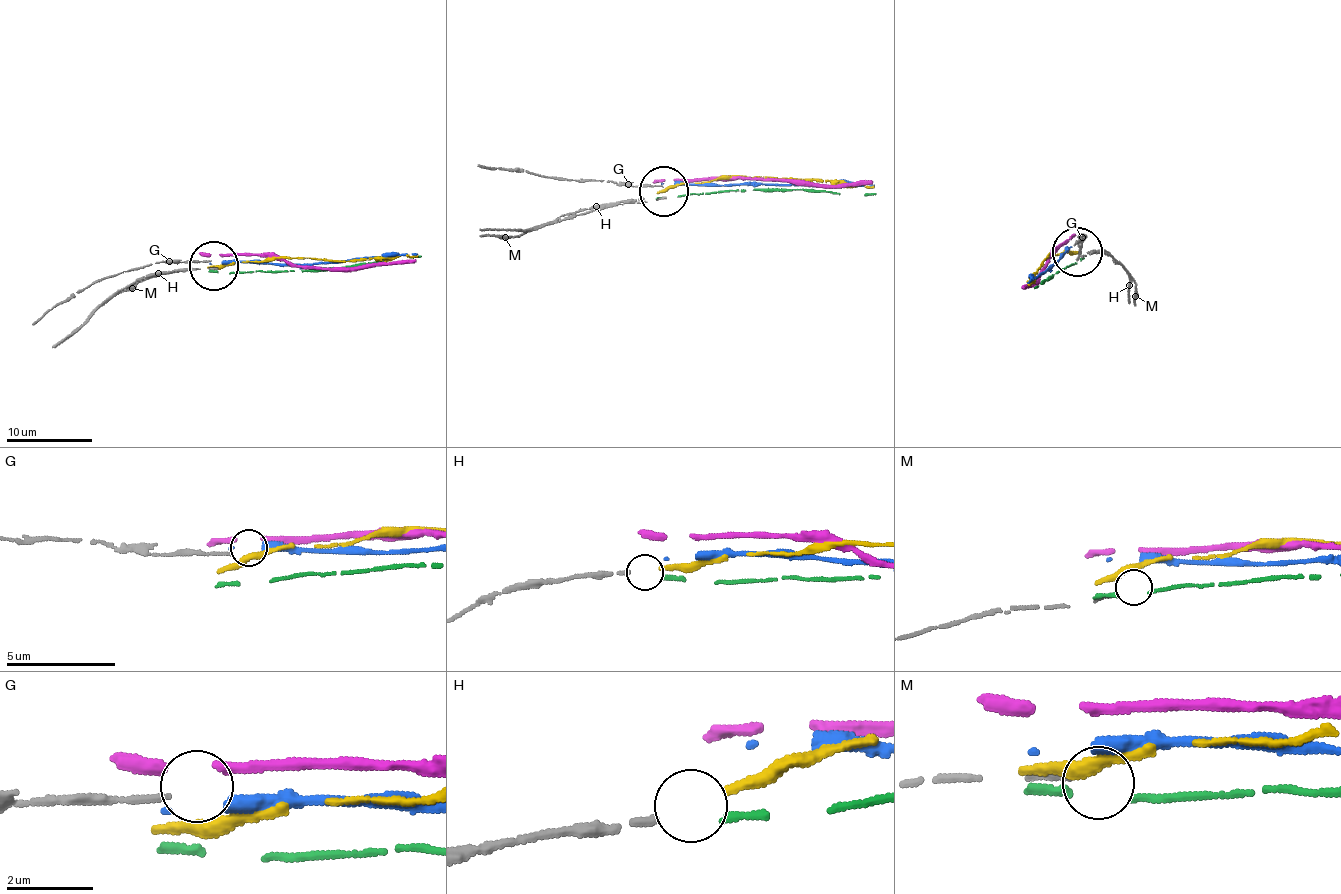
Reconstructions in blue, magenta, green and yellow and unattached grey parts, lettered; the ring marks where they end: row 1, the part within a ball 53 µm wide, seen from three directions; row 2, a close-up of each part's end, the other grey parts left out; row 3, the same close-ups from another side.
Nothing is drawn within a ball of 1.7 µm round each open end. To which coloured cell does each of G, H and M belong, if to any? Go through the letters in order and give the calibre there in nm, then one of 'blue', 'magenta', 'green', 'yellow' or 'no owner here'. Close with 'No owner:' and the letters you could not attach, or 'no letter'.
G: 140 nm thick; no owner here
H: 150 nm thick; yellow
M: 160 nm thick; no owner here
No owner: G, M

